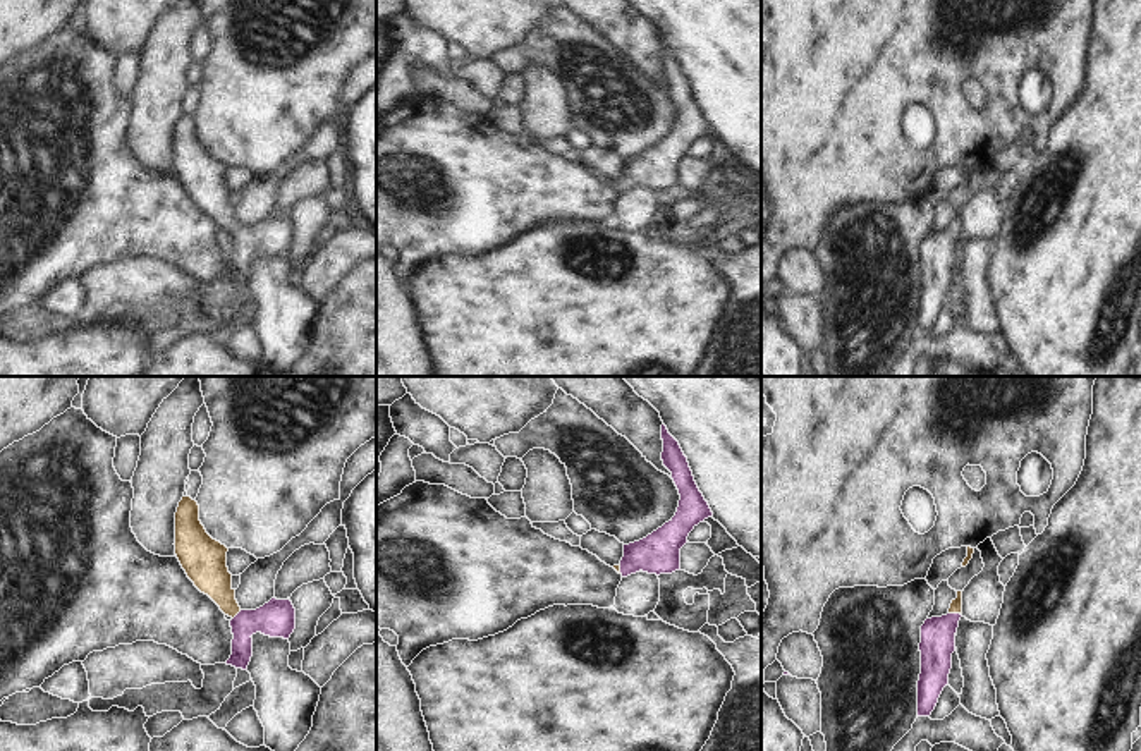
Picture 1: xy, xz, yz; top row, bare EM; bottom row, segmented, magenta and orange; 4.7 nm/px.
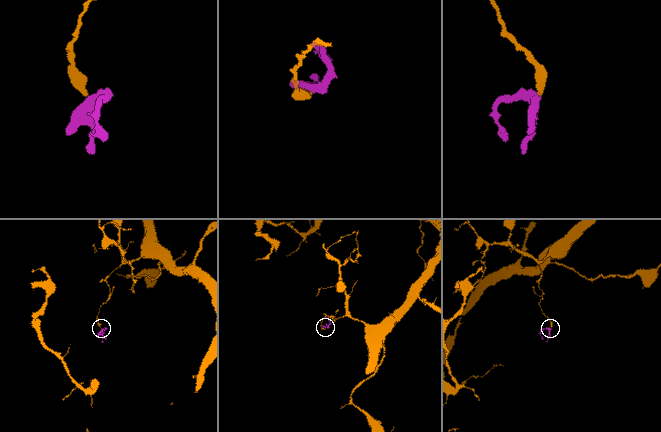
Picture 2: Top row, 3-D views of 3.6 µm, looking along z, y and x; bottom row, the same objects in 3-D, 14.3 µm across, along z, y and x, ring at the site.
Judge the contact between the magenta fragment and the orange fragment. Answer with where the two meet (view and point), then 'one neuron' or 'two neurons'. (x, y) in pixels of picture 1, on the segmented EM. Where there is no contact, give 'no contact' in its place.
meets magenta in yz at (954, 614); one neuron

